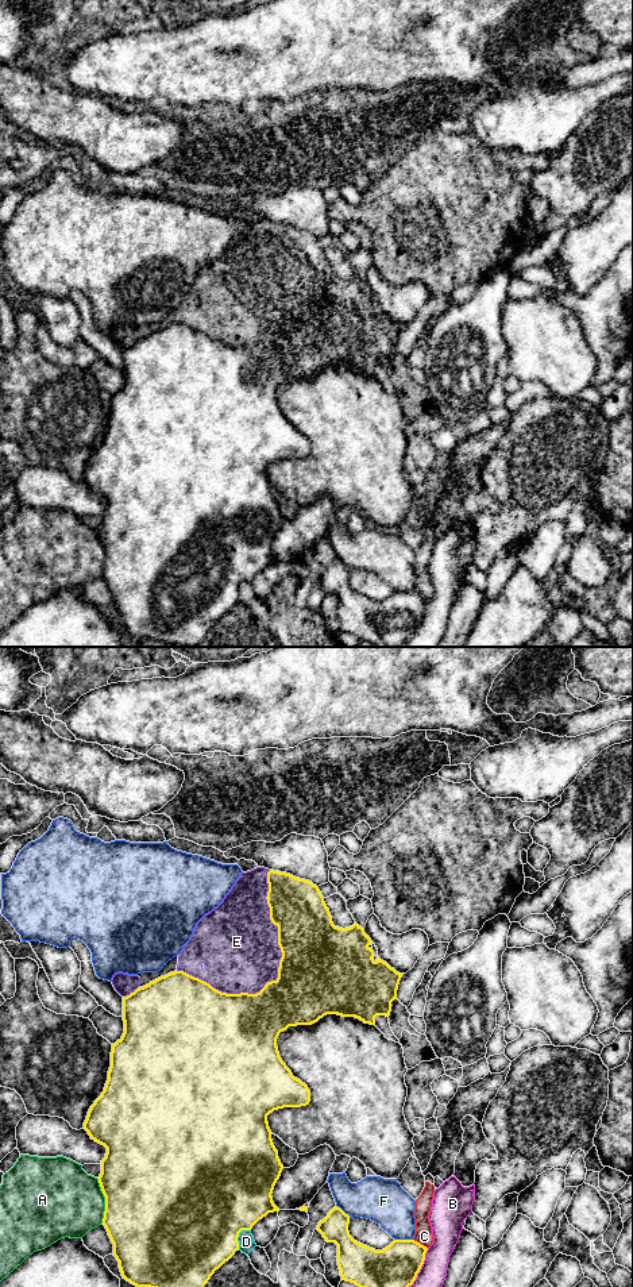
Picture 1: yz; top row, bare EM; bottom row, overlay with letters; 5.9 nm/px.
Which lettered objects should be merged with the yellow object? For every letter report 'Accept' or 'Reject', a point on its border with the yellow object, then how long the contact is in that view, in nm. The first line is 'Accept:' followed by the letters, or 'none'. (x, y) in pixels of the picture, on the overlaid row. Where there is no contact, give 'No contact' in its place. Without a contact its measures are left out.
Accept: E
A: Reject. Touches yellow at yz (105, 1201). Shared border 280 nm
B: Reject. Touches yellow at yz (420, 1268). Shared border 260 nm
C: Reject. Touches yellow at yz (419, 1243). Shared border 110 nm
D: Reject. Touches yellow at yz (238, 1236). Shared border 150 nm
E: Accept. Touches yellow at yz (278, 974). Shared border 800 nm
F: Reject. Touches yellow at yz (404, 1240). Shared border 110 nm

